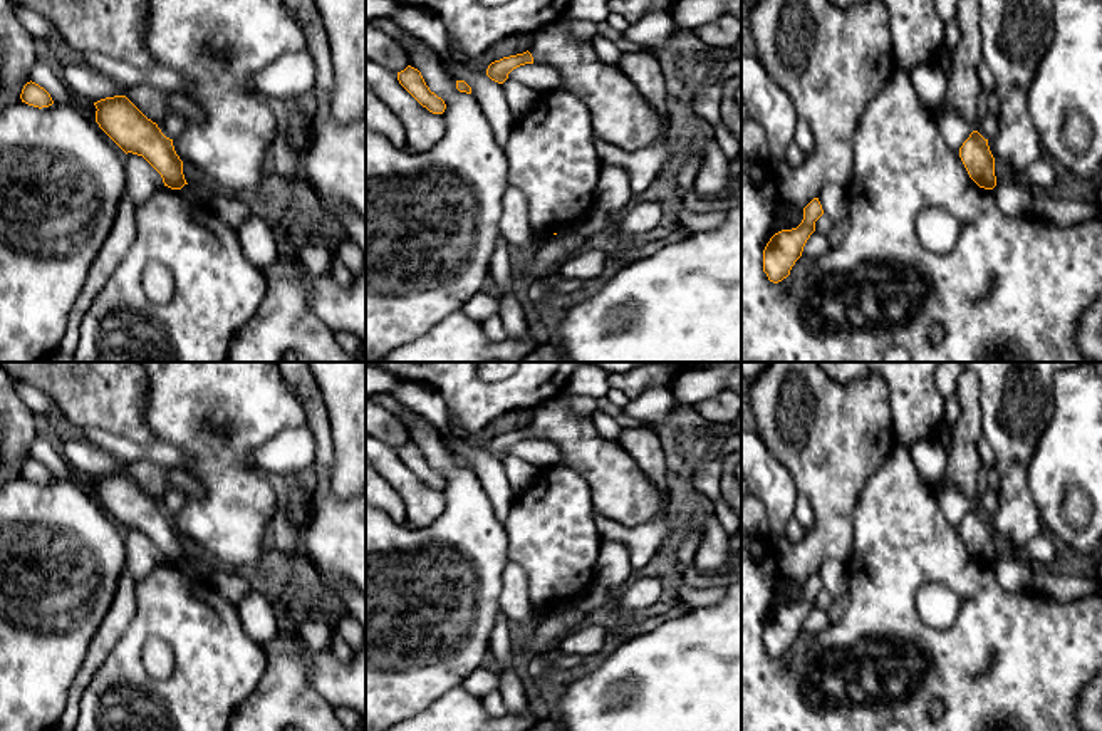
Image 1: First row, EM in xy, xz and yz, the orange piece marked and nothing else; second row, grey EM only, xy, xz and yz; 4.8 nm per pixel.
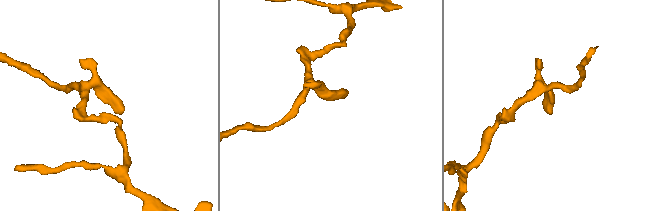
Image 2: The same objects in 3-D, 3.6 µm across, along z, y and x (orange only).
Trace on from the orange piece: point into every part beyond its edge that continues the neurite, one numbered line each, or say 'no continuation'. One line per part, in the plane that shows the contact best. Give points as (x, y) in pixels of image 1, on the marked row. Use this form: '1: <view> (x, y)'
no continuation

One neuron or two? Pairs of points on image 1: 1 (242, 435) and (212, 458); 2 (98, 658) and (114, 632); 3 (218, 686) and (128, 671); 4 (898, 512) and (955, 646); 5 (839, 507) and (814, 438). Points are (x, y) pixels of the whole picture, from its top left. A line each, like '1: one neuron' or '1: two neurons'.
1: one neuron
2: one neuron
3: one neuron
4: one neuron
5: one neuron

